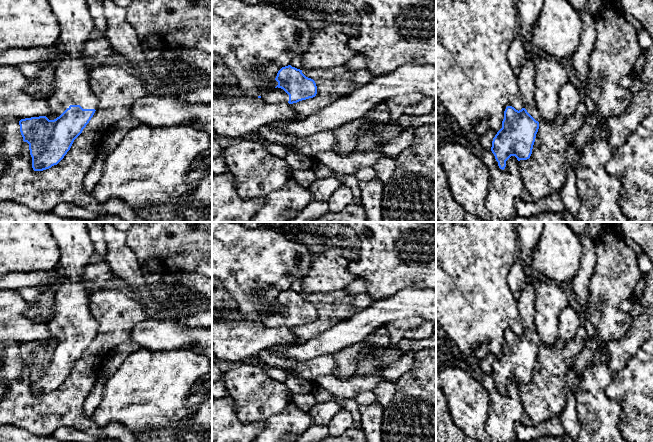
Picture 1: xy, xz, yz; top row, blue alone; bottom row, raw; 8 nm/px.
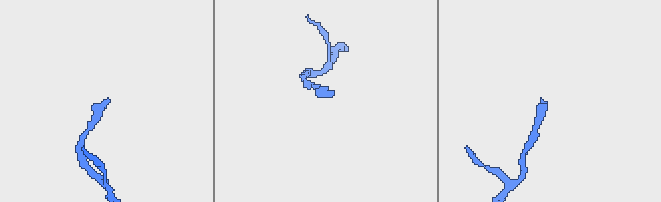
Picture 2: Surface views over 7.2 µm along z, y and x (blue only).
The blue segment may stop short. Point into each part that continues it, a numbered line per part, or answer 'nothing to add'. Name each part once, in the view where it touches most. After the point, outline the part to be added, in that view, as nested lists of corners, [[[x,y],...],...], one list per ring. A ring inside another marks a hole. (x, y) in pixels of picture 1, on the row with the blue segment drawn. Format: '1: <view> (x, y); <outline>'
1: xy (71, 86); [[[48,0],[60,25],[61,58],[53,81],[53,92],[48,99],[51,112],[49,120],[59,117],[70,105],[80,105],[83,109],[97,109],[98,98],[90,87],[90,70],[83,56],[82,49],[94,29],[94,20],[86,0]]]

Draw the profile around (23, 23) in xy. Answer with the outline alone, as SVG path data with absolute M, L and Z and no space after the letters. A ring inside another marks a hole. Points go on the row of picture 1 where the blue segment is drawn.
M0 0L0 50L60 45L60 25L48 0Z

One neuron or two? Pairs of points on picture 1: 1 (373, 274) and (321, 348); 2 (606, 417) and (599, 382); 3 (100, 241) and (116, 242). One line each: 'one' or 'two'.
1: two
2: one
3: two

